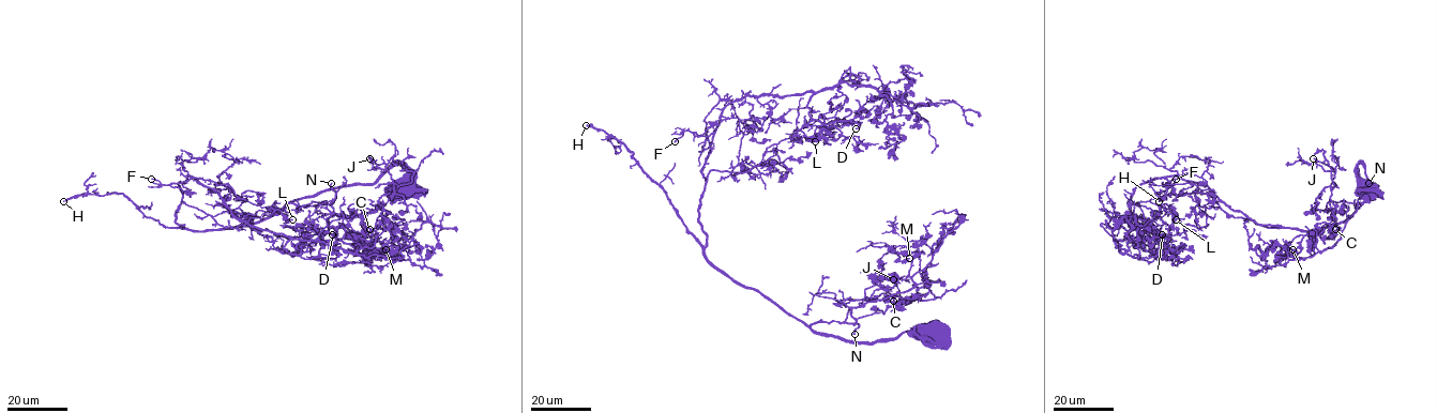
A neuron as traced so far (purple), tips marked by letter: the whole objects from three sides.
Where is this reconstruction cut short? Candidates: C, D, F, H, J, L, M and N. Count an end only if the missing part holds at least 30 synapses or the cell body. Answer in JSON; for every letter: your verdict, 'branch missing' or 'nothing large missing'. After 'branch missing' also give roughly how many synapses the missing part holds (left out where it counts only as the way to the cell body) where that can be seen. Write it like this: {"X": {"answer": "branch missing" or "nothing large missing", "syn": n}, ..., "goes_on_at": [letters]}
{"C": {"answer": "nothing large missing"}, "D": {"answer": "nothing large missing"}, "F": {"answer": "nothing large missing"}, "H": {"answer": "branch missing", "syn": 250}, "J": {"answer": "nothing large missing"}, "L": {"answer": "nothing large missing"}, "M": {"answer": "nothing large missing"}, "N": {"answer": "branch missing", "syn": 70}, "goes_on_at": ["H", "N"]}

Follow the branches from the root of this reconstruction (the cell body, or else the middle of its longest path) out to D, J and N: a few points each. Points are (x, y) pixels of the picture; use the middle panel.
D: (923, 333), (817, 333), (704, 251), (702, 166), (729, 104), (811, 92), (812, 118), (856, 128)
J: (923, 333), (929, 323), (895, 339), (850, 342), (811, 329), (856, 323), (914, 300), (904, 300), (893, 279)
N: (923, 333), (929, 323), (895, 339), (850, 342), (811, 326), (858, 323), (855, 334)

